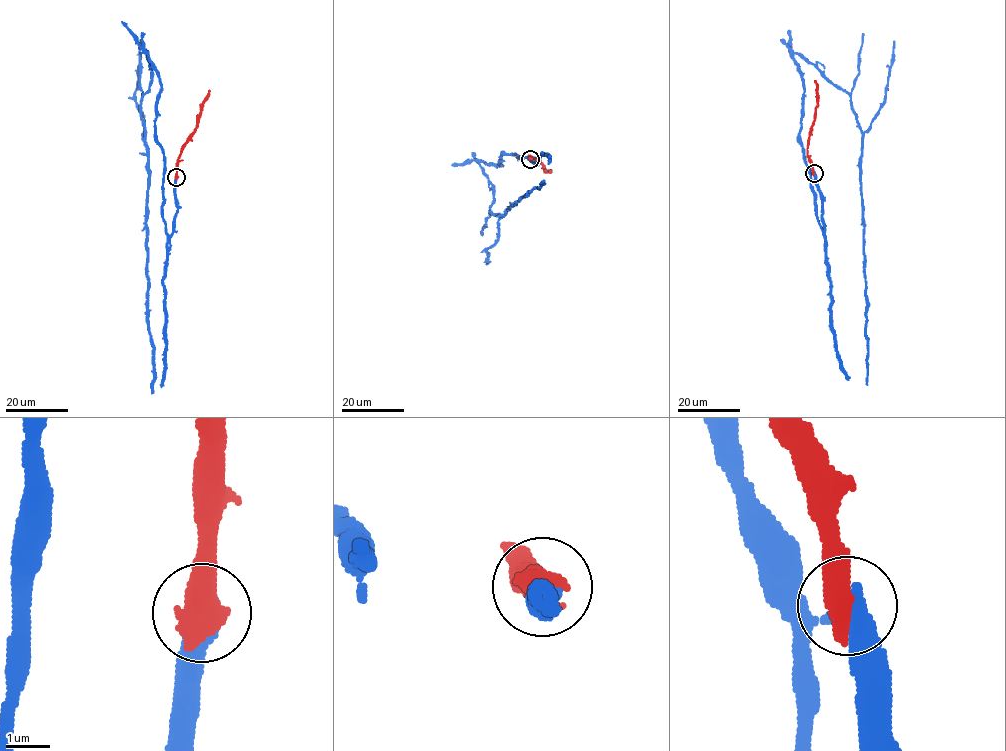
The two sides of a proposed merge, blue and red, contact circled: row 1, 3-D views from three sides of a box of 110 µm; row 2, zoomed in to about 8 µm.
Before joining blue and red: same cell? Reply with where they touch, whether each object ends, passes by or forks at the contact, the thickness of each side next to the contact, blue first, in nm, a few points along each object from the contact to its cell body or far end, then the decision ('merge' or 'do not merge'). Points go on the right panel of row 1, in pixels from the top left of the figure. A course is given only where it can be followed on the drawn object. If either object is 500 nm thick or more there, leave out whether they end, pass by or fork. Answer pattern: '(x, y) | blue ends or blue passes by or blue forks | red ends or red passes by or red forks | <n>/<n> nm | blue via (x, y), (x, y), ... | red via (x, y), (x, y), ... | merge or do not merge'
(814, 173) | 600/700 nm | blue via (814, 173), (821, 199), (823, 233), (799, 136), (804, 90), (793, 53), (850, 95), (862, 133), (867, 385) | red via (813, 172), (807, 147), (817, 105), (814, 80) | merge

